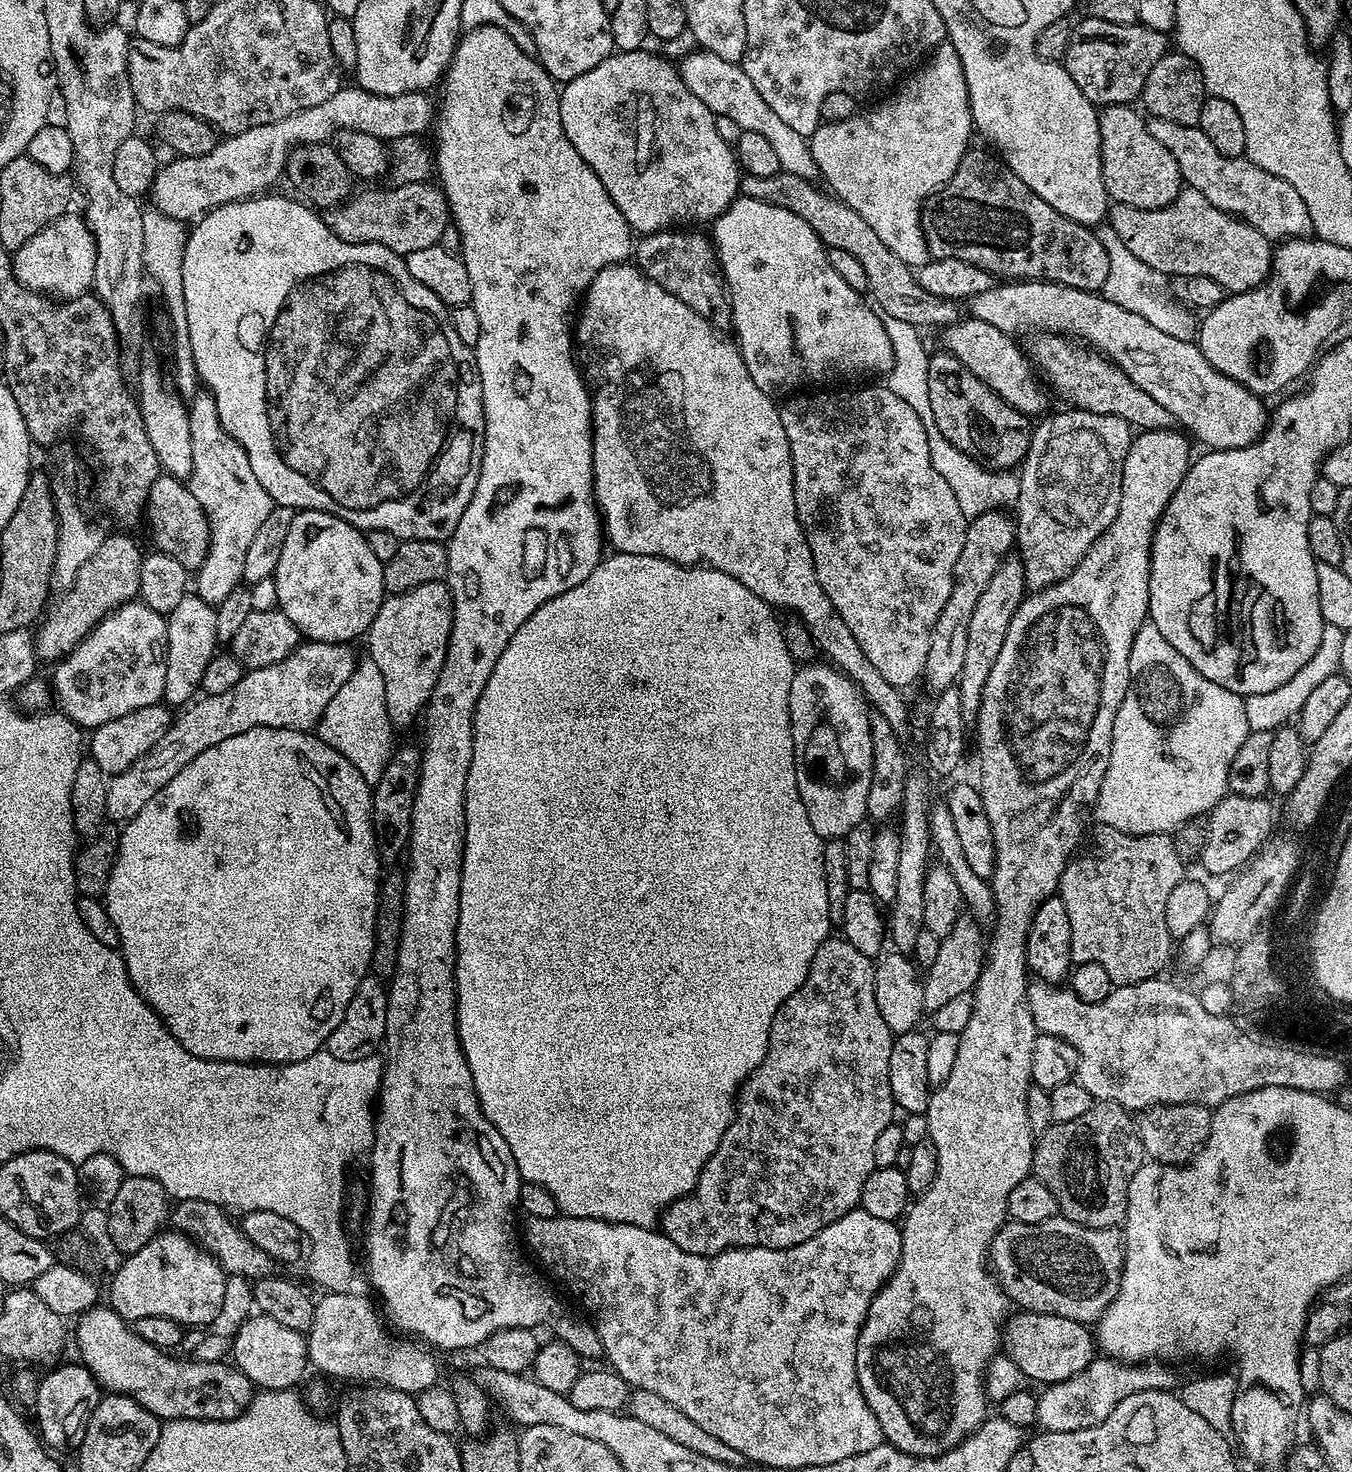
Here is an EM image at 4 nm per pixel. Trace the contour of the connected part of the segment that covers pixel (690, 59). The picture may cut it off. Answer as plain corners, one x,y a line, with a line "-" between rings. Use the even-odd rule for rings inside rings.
693,50
678,64
680,77
684,79
689,90
698,94
702,102
706,102
715,116
725,116
738,122
744,132
762,134
772,143
773,149
778,153
780,171
798,174
798,178
815,181
820,176
818,166
814,162
814,154
809,137
796,133
787,122
782,122
778,114
758,94
754,82
746,78
743,67
734,62
725,62
718,58
718,54
710,54
703,50

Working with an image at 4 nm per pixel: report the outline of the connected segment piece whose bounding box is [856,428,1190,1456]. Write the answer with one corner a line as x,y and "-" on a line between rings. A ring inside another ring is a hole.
1163,428
1153,432
1141,431
1135,437
1126,454
1126,462
1122,466
1122,474
1118,485
1118,514
1114,522
1102,535
1096,539
1094,546
1086,550
1082,562
1064,580
1051,584
1049,588
1042,588
1025,595
1014,618
1010,618
1010,630
1006,630
1006,642
1002,642
1002,650
990,670
990,676
986,678
986,686
982,690
980,709
976,715
974,731
976,731
976,748
980,751
980,780
978,787
980,797
986,806
986,818
990,818
990,830
992,831
992,850
994,863
990,883
992,886
992,900
996,904
994,923
991,925
992,937
986,940
986,959
983,963
980,977
978,977
974,991
972,992
972,1013
970,1022
959,1033
957,1057
948,1075
939,1081
938,1086
933,1087
928,1097
928,1137
934,1142
938,1150
938,1174
934,1174
934,1182
922,1193
919,1193
909,1203
908,1211
902,1217
902,1254
900,1261
896,1264
894,1274
876,1291
876,1297
870,1302
868,1313
864,1319
862,1330
856,1339
856,1373
858,1374
858,1386
870,1406
874,1410
876,1420
880,1423
880,1435
889,1444
893,1444
898,1450
902,1450
911,1456
940,1456
948,1452
954,1446
961,1444
964,1439
980,1427
989,1415
988,1404
990,1396
984,1391
984,1374
992,1357
997,1355
1002,1344
1002,1325
1009,1315
1010,1301
1008,1293
1001,1288
996,1281
995,1275
989,1271
988,1253
992,1246
992,1239
996,1237
996,1231
1006,1223
1008,1210
1008,1195
1018,1182
1025,1180
1032,1171
1032,1150
1034,1137
1030,1130
1030,1117
1026,1115
1026,1094
1030,1087
1032,1071
1030,1070
1030,1058
1034,1054
1034,1042
1038,1035
1034,1014
1030,1010
1028,1001
1028,986
1030,973
1028,970
1028,931
1032,929
1032,919
1042,906
1046,898
1057,895
1060,879
1066,870
1068,861
1081,847
1086,836
1084,823
1088,816
1093,815
1098,798
1098,790
1102,786
1102,778
1108,769
1110,762
1110,750
1112,749
1112,731
1114,730
1114,718
1122,706
1122,698
1128,693
1130,683
1130,658
1134,638
1138,630
1149,619
1148,603
1150,602
1150,562
1152,561
1152,539
1156,533
1158,522
1170,502
1174,498
1174,490
1182,486
1182,478
1188,472
1190,455
1188,456
1189,437
1183,431

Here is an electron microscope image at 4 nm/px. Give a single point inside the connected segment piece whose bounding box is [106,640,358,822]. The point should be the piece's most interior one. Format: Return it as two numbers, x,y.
294,693

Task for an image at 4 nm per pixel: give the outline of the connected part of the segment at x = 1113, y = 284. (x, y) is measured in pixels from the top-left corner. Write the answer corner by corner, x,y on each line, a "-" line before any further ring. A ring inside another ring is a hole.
1097,224
1094,231
1098,242
1102,242
1102,247
1110,258
1110,274
1106,274
1102,295
1110,302
1122,306
1122,310
1130,310
1130,314
1139,314
1140,317
1146,318
1150,326
1162,330
1162,334
1170,334
1170,338
1195,341
1198,336
1198,320
1197,317
1192,317
1193,309
1188,306
1183,308
1182,305
1159,296
1160,287
1166,283
1164,273
1146,266
1142,258
1134,258
1134,253
1123,244
1122,238
1118,238
1112,224

